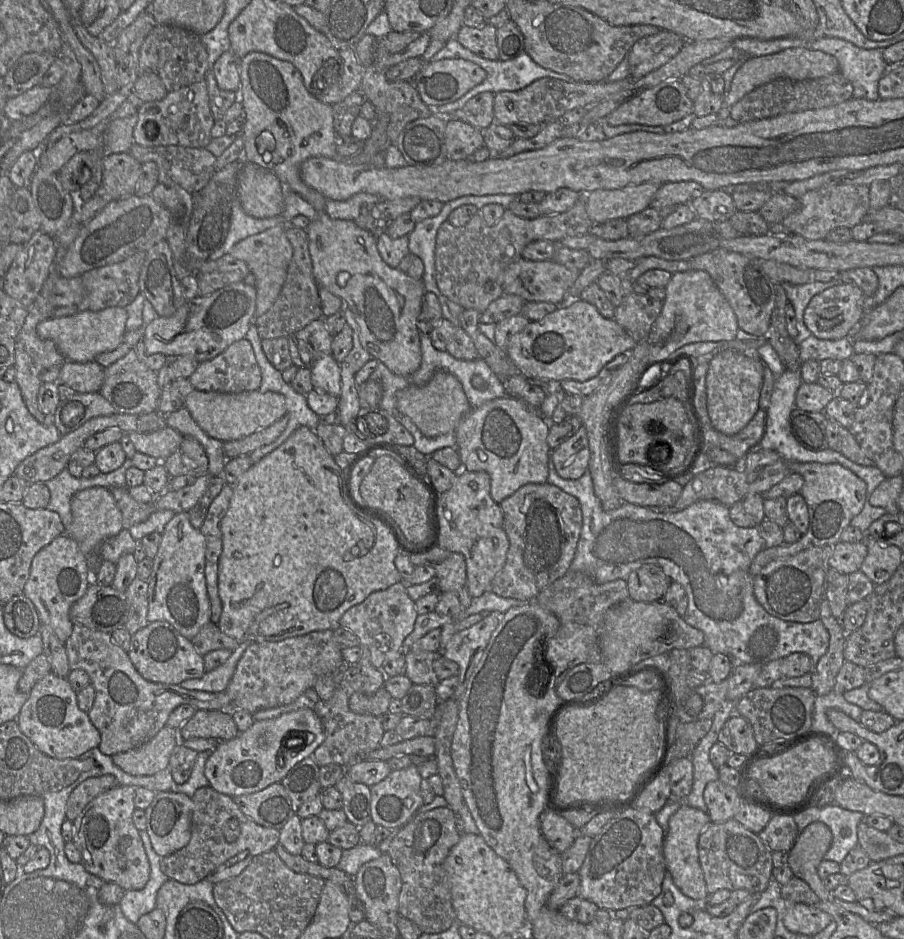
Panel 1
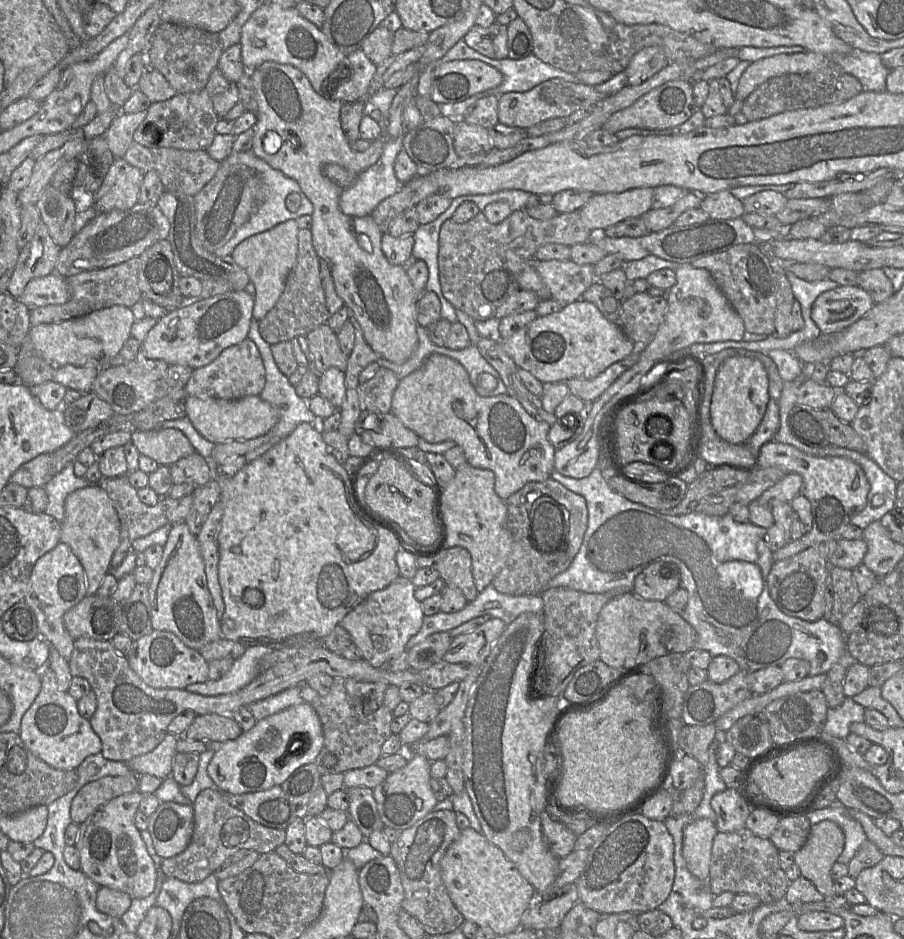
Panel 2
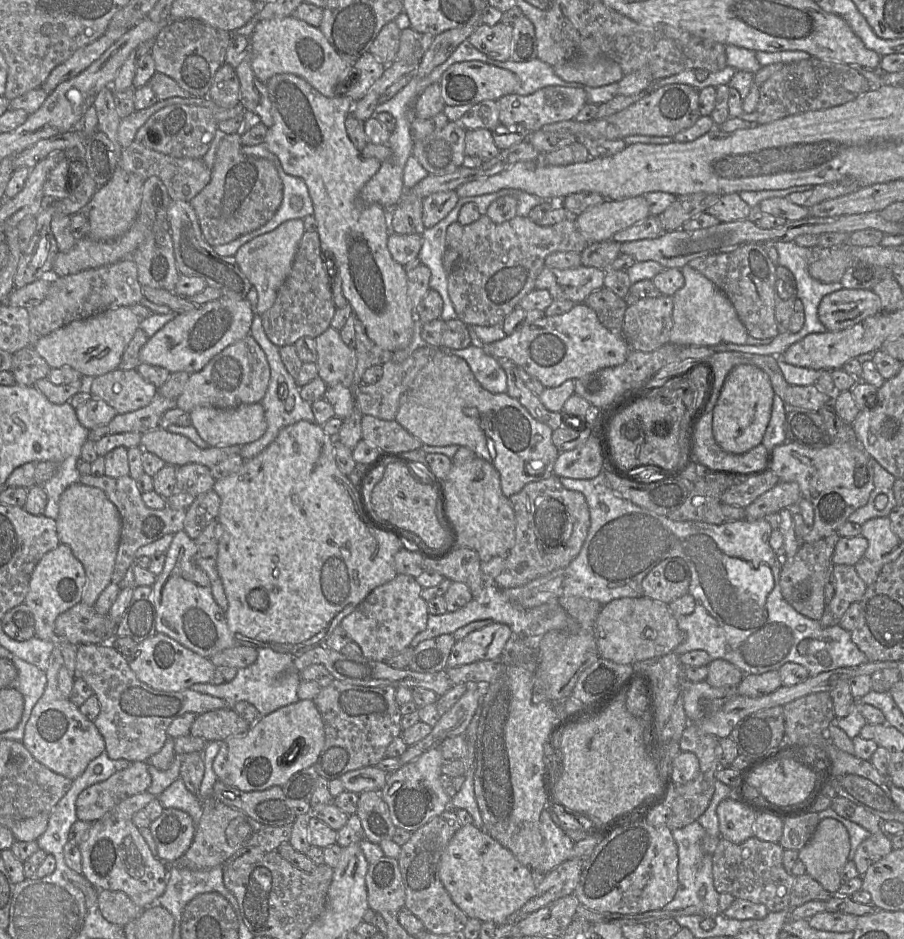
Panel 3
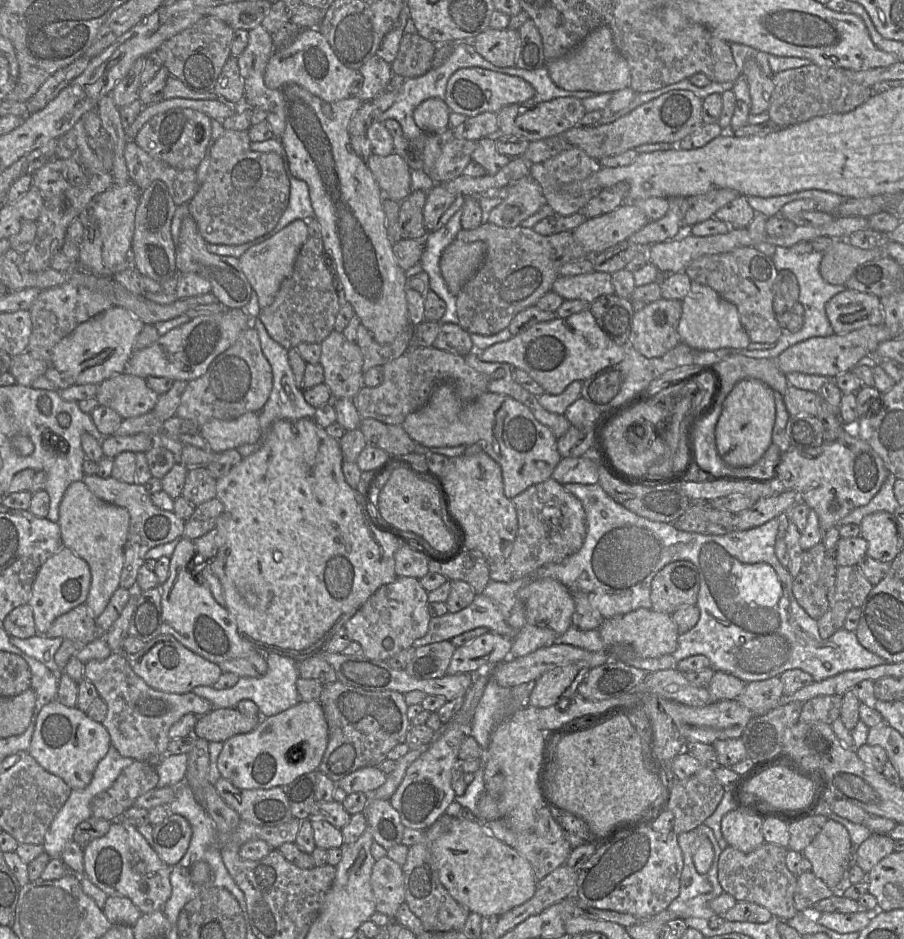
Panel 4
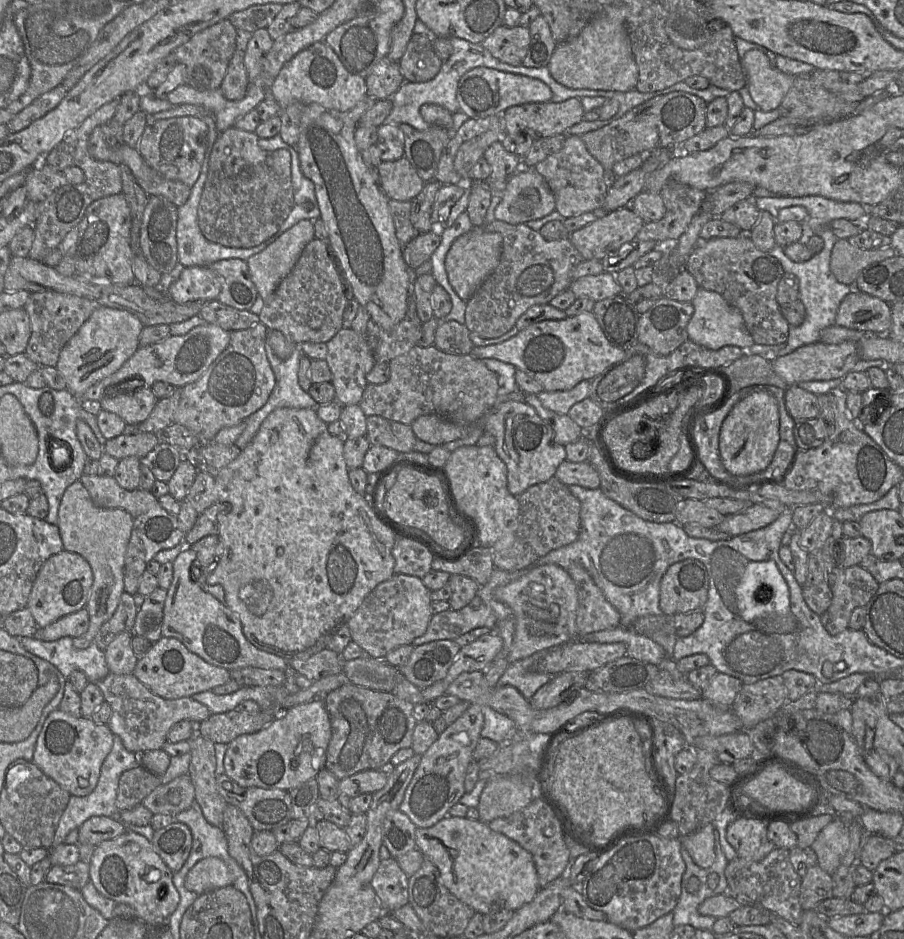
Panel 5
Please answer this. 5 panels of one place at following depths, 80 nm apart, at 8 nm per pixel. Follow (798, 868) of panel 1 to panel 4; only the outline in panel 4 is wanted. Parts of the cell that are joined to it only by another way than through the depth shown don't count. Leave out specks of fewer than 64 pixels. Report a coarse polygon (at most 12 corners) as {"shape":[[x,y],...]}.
{"shape":[[828,819],[802,851],[834,891],[846,884],[851,840]]}

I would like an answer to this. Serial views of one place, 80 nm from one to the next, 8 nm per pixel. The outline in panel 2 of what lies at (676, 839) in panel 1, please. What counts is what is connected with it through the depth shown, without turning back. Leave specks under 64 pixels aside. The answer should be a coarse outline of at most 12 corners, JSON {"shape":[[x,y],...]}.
{"shape":[[696,819],[683,833],[688,870],[709,884],[712,845],[718,829]]}

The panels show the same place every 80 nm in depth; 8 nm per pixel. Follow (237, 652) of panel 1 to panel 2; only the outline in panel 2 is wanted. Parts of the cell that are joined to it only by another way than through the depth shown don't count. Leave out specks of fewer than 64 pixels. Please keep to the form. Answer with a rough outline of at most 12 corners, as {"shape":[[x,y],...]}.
{"shape":[[265,645],[246,647],[219,680],[185,689],[204,696],[235,693],[260,674]]}

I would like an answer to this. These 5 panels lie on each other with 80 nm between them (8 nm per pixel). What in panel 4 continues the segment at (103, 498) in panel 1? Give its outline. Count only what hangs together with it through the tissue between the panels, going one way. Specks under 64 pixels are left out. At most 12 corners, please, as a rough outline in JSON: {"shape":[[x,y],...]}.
{"shape":[[82,480],[60,502],[63,545],[90,568],[94,618],[120,587],[130,516]]}

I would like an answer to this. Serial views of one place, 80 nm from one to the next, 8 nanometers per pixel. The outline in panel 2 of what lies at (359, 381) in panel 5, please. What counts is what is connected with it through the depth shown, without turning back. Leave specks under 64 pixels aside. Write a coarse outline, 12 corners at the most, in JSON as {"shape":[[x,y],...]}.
{"shape":[[327,324],[306,339],[320,375],[335,367],[345,372],[349,355]]}

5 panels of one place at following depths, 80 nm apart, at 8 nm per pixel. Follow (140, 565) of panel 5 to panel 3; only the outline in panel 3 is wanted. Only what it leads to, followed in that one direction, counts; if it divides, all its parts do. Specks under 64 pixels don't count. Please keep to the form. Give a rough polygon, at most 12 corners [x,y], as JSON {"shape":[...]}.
{"shape":[[82,475],[121,517],[112,576],[119,584],[139,548],[184,530],[186,510],[147,507],[130,475]]}

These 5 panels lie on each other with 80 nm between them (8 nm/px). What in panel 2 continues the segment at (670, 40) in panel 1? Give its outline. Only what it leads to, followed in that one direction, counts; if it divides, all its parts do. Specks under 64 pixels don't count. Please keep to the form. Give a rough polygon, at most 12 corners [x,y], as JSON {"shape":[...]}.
{"shape":[[657,46],[638,51],[625,69],[627,85],[643,83],[668,64]]}

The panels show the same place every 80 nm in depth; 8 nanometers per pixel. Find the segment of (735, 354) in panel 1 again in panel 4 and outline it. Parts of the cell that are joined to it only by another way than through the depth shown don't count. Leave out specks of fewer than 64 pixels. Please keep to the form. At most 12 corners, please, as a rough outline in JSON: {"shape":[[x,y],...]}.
{"shape":[[737,382],[715,427],[720,457],[756,463],[772,442],[774,394]]}

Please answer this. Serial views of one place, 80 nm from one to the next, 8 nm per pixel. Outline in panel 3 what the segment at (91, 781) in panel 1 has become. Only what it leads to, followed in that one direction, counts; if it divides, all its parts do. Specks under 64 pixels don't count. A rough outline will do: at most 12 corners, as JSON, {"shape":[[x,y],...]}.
{"shape":[[147,763],[91,785],[76,801],[78,820],[100,820],[123,800],[147,792]]}

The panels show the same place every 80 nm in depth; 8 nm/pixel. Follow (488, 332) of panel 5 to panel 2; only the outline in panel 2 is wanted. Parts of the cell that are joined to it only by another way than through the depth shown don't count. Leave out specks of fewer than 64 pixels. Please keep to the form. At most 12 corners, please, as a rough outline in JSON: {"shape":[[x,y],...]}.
{"shape":[[481,211],[439,233],[442,294],[474,321],[519,290],[540,246],[592,231],[579,211],[540,221]]}

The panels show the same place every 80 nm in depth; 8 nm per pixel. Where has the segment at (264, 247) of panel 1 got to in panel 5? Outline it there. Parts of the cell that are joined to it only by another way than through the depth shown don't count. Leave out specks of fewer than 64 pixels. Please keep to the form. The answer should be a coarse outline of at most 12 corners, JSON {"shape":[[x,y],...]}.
{"shape":[[301,220],[246,262],[266,300],[315,238]]}

